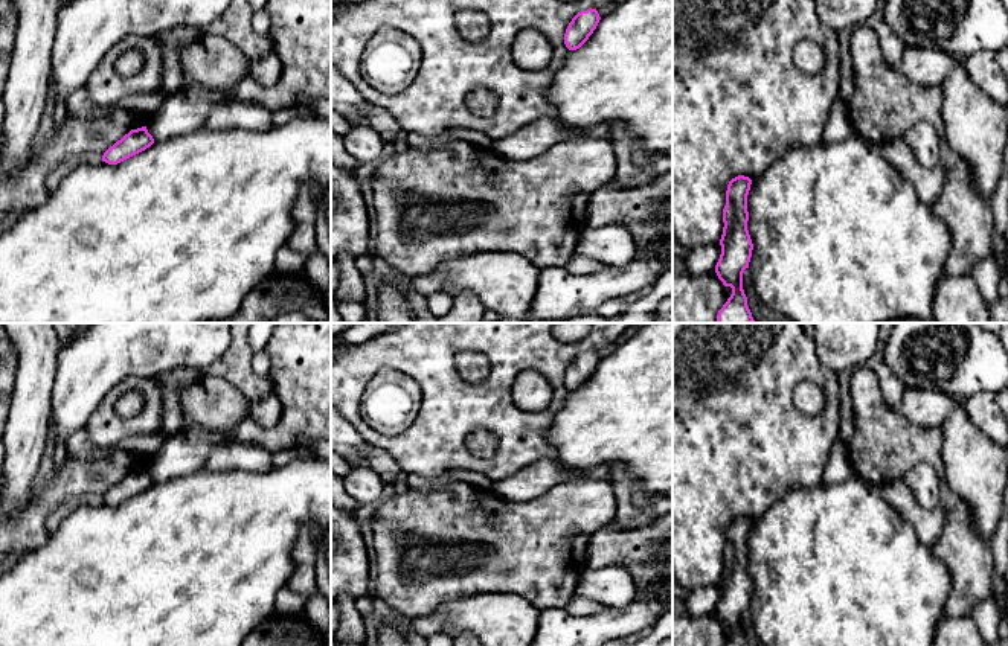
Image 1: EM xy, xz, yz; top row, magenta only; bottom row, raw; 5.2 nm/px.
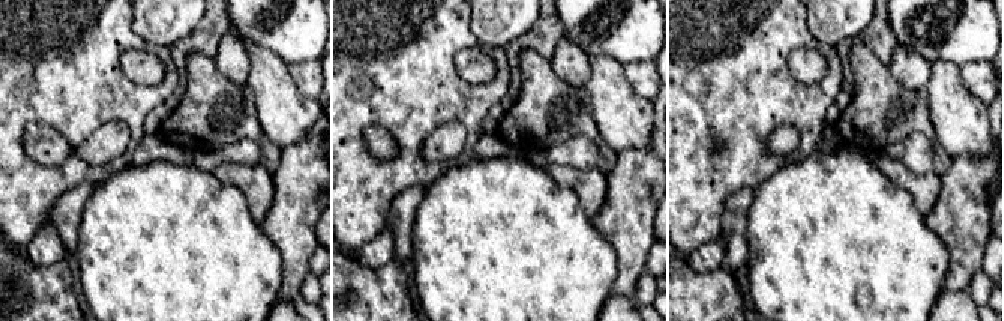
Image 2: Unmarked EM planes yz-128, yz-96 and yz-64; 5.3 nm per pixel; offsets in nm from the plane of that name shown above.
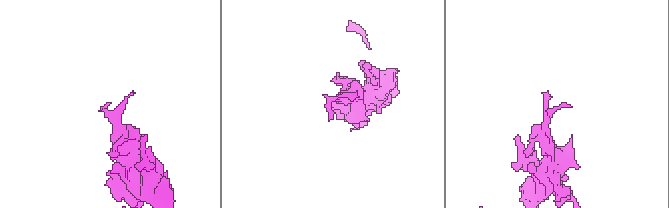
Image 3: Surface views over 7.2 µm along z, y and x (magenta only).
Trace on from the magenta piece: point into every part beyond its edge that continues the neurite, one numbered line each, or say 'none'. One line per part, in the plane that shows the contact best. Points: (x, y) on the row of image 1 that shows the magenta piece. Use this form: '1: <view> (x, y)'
none

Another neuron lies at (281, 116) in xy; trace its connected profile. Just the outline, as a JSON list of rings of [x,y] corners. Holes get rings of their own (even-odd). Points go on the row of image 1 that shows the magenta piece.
[[[284,107],[271,111],[273,126],[282,126],[297,116],[296,107]]]

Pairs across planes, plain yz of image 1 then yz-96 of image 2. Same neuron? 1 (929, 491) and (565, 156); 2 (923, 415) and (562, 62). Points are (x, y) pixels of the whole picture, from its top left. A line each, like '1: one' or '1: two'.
1: one
2: one

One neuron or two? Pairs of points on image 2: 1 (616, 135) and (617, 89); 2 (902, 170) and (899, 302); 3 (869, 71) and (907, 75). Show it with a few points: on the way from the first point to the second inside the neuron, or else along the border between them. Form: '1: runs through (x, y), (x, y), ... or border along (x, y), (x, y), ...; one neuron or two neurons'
1: runs through (617, 123), (617, 101); one neuron
2: border along (877, 164), (908, 192), (923, 216); two neurons
3: border along (887, 66), (908, 89), (923, 90); two neurons

